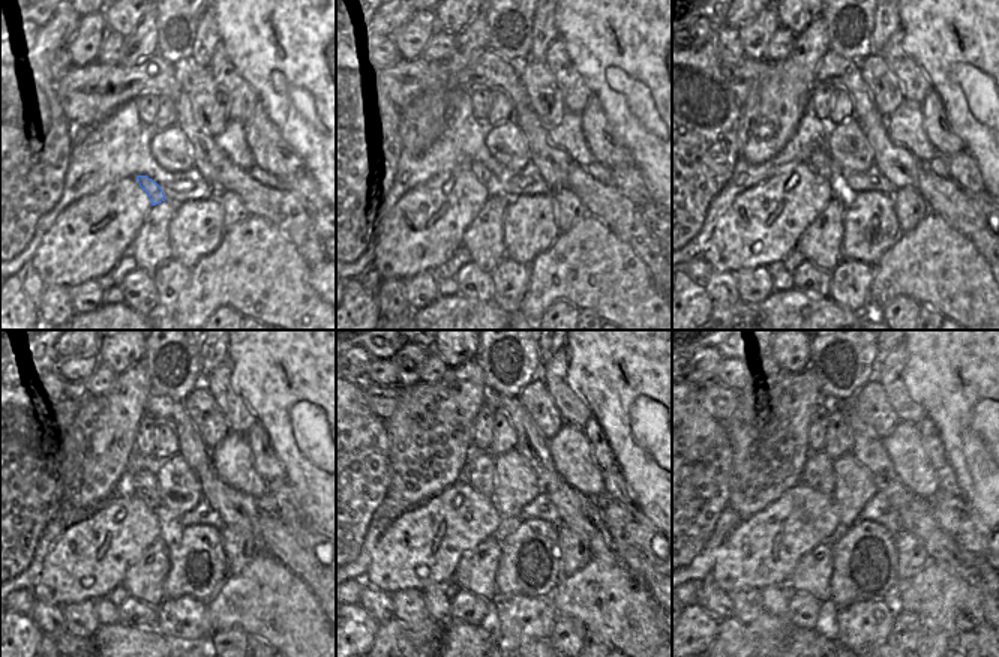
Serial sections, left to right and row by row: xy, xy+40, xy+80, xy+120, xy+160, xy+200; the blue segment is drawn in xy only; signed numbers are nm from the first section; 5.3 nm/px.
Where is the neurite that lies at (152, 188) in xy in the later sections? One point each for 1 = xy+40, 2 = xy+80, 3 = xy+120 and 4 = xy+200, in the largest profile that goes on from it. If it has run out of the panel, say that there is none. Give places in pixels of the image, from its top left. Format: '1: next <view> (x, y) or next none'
1: next xy+40 (485, 176)
2: next xy+80 (819, 159)
3: next xy+120 (144, 483)
4: next xy+200 (818, 474)

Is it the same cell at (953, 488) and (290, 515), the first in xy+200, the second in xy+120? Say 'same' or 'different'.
same

